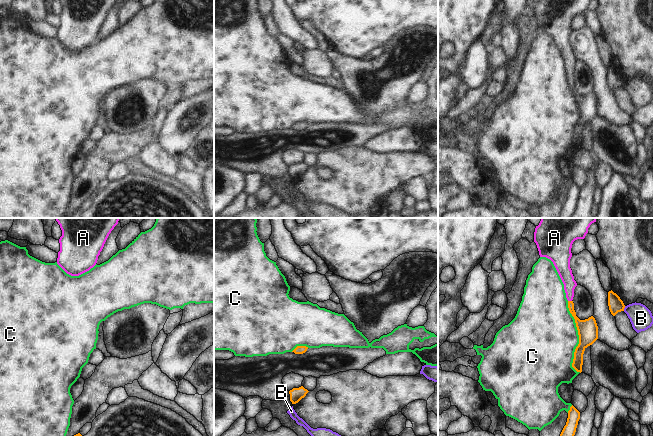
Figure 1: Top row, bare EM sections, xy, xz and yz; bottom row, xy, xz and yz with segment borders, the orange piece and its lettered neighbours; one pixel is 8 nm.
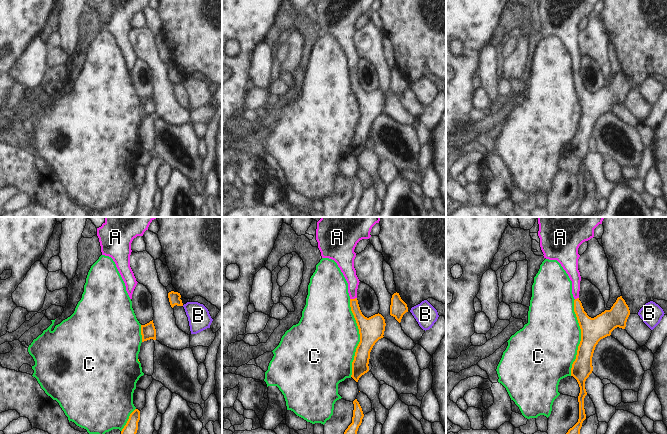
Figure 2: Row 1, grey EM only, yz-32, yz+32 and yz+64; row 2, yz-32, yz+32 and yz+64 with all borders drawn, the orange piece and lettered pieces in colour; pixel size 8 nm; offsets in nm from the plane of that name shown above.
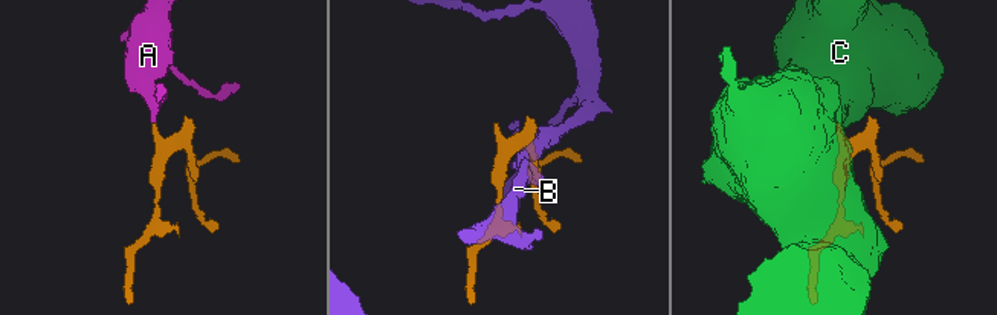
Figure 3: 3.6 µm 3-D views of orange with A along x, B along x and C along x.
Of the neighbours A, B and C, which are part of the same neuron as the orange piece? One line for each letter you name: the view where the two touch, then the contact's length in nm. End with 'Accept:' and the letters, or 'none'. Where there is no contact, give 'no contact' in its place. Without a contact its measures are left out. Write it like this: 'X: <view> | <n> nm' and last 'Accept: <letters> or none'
A: yz | 30 nm
Accept: A

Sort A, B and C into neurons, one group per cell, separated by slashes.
A / B / C

